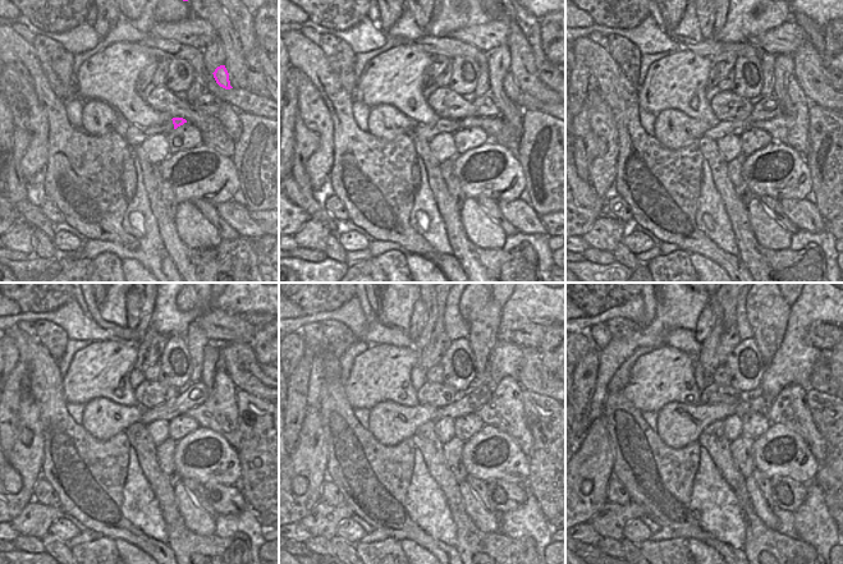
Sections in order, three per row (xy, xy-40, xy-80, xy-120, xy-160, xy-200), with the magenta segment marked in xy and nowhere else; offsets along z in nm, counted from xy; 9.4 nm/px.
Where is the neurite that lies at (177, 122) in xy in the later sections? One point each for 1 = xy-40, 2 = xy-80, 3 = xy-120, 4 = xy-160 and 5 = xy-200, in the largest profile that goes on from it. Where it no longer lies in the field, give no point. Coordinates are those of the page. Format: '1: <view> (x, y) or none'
1: xy-40 (498, 129)
2: xy-80 (791, 127)
3: xy-120 (219, 413)
4: xy-160 (504, 411)
5: xy-200 (789, 408)

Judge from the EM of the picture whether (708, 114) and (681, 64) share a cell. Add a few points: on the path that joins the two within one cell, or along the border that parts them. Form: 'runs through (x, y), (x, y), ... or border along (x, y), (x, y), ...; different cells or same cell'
runs through (700, 101), (699, 92), (683, 77); same cell

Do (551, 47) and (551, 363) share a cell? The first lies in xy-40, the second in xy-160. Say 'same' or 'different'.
same

